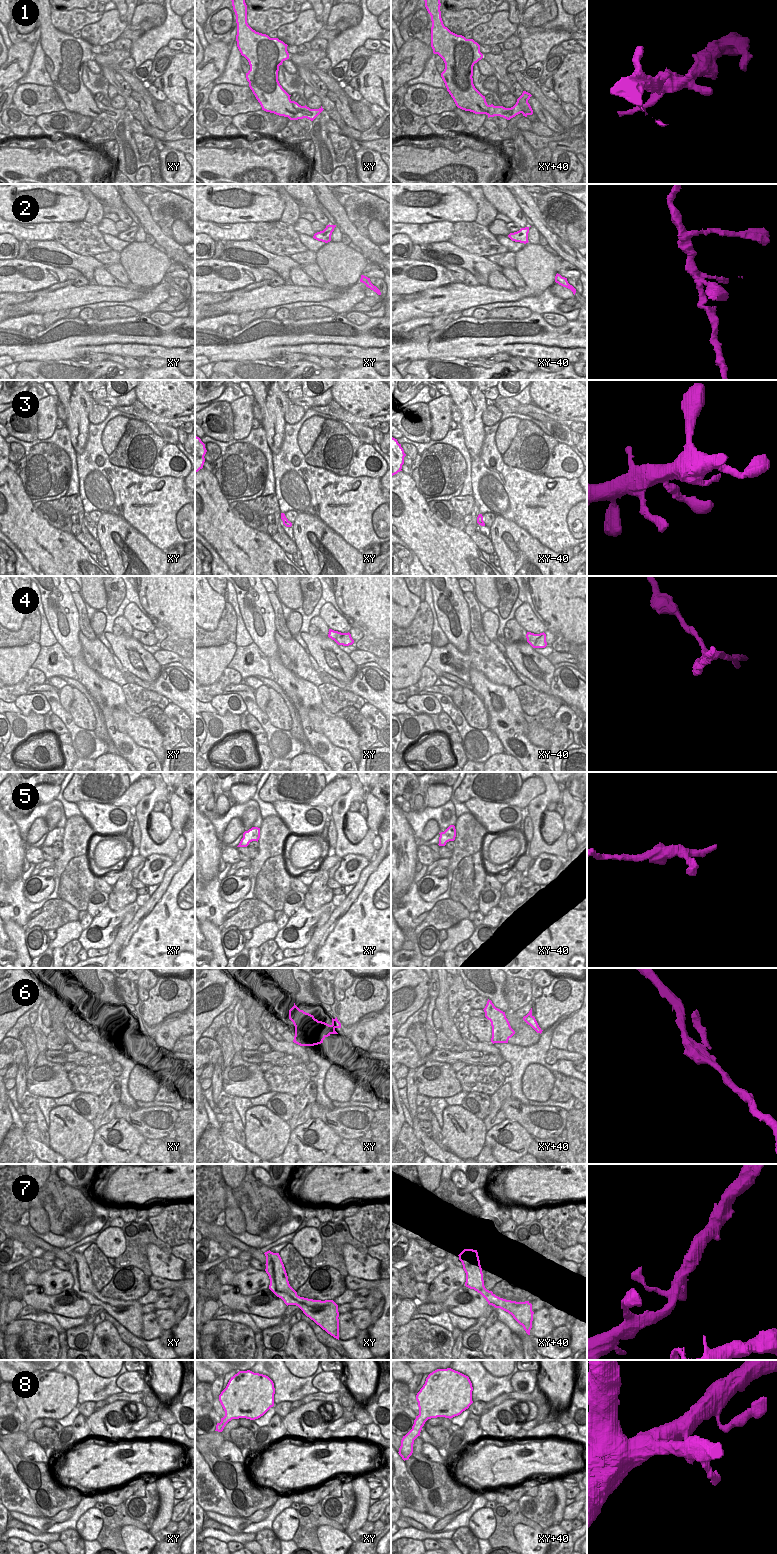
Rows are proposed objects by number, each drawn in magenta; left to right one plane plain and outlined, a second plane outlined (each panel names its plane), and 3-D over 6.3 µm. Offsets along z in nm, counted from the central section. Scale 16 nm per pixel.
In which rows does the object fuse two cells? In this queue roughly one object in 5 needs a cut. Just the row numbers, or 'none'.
4

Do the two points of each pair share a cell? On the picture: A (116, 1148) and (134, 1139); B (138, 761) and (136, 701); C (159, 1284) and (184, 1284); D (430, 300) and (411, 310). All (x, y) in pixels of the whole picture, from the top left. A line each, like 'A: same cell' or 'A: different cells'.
A: same cell
B: different cells
C: same cell
D: same cell

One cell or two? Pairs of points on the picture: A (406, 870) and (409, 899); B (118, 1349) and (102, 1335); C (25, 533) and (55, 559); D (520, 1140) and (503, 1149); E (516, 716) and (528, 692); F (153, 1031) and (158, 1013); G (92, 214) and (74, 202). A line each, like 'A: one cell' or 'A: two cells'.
A: two cells
B: one cell
C: one cell
D: one cell
E: two cells
F: two cells
G: two cells

